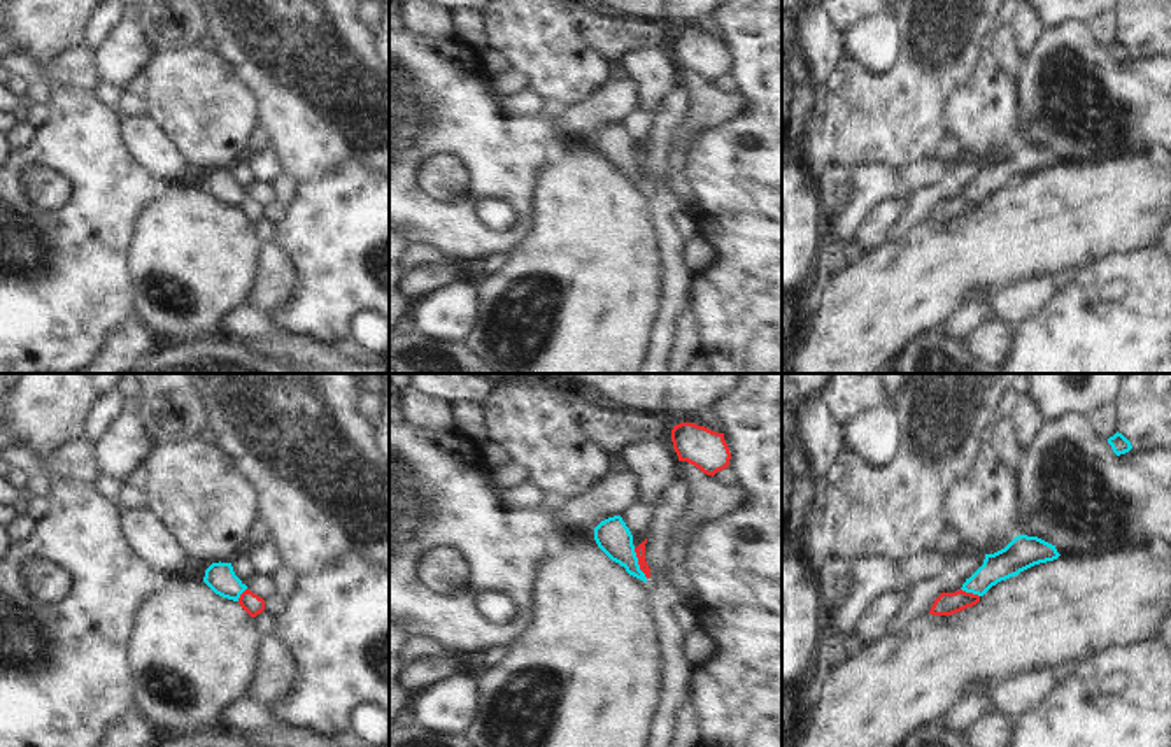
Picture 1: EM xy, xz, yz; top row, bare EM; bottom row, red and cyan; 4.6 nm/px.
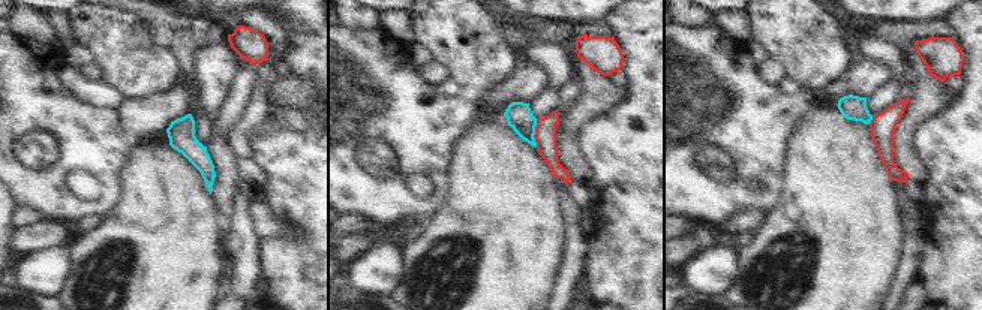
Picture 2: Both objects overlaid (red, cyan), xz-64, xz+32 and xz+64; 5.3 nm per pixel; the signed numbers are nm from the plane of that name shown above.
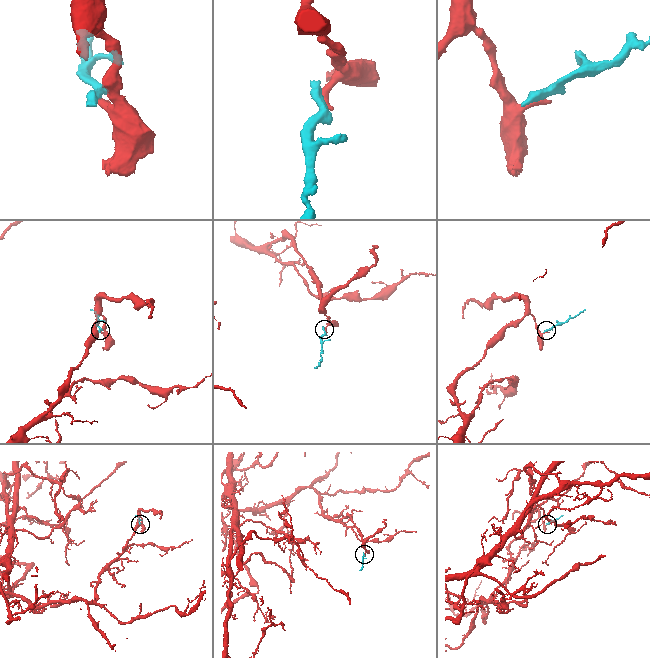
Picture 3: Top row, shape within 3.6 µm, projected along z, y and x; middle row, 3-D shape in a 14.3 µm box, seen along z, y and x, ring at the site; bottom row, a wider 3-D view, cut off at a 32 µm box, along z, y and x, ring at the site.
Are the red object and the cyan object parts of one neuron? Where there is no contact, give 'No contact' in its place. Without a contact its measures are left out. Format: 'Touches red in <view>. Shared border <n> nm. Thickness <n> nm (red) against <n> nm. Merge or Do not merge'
Touches red in xz. Shared border 160 nm. Thickness 50 nm (red) against 160 nm. Do not merge.

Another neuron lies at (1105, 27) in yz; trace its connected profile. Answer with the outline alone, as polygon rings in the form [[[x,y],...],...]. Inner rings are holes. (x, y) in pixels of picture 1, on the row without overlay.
[[[1106,11],[1099,16],[1096,16],[1092,21],[1090,21],[1090,30],[1094,32],[1097,42],[1101,46],[1110,46],[1113,44],[1118,37],[1118,16],[1115,11]]]

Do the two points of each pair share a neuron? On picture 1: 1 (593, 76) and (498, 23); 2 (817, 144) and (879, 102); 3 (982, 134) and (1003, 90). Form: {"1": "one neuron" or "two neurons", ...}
{"1": "one neuron", "2": "one neuron", "3": "one neuron"}

